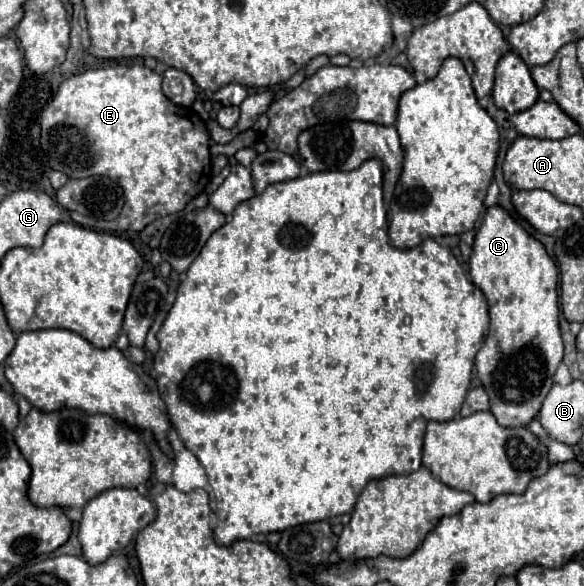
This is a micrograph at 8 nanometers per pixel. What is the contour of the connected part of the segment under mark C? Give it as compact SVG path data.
M492 206L486 210L470 256L472 282L484 292L490 306L490 330L484 346L476 354L476 372L484 390L490 396L490 412L500 426L528 426L552 388L552 378L562 362L562 338L560 338L560 308L558 308L558 270L552 258L546 254L542 242L530 236L506 210Z

